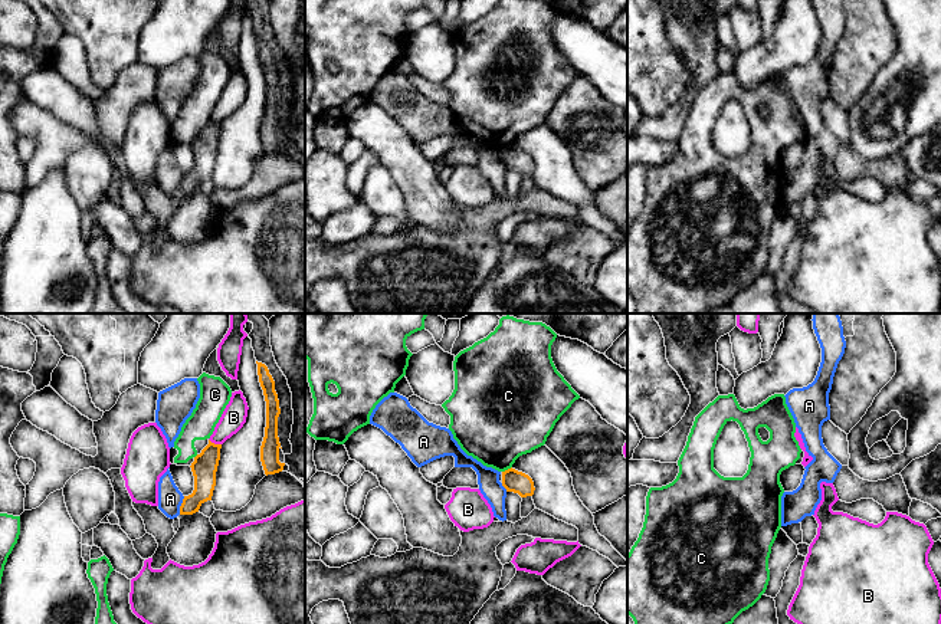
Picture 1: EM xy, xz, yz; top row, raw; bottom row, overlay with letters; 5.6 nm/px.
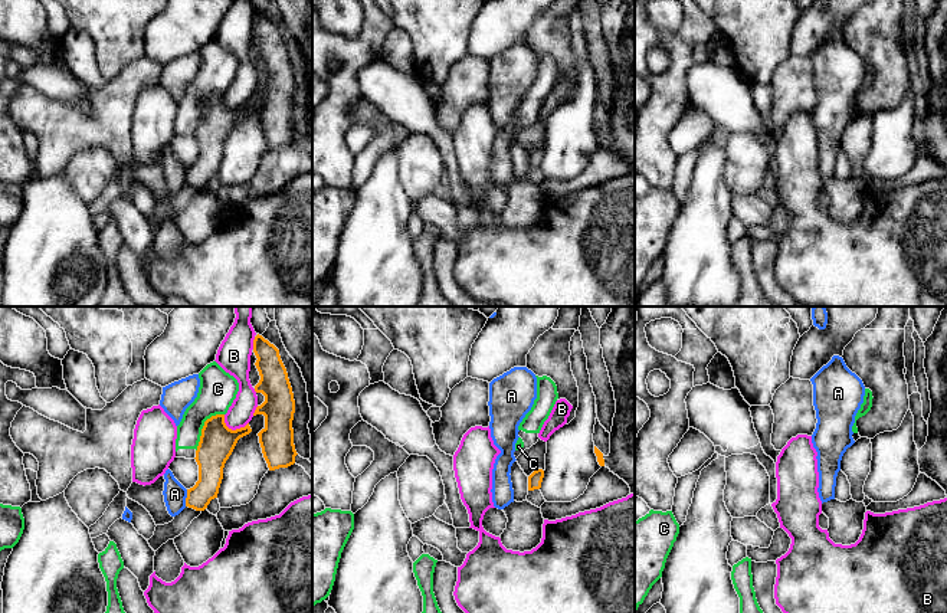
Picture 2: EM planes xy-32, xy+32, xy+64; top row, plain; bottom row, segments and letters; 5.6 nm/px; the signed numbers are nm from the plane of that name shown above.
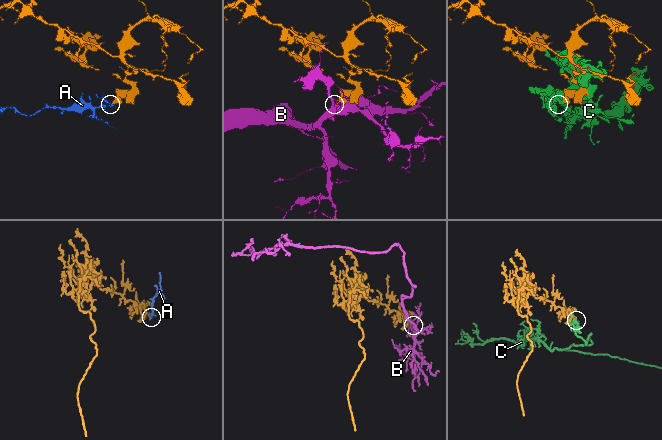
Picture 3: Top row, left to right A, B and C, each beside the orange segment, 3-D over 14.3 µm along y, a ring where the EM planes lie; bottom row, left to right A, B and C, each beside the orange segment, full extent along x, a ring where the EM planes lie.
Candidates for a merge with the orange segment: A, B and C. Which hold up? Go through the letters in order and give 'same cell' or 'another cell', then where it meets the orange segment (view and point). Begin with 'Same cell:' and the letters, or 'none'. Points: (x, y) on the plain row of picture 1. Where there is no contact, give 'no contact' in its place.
Same cell: none
A: another cell | xy (182, 183)
B: another cell | xy (213, 121)
C: another cell | xz (508, 147)

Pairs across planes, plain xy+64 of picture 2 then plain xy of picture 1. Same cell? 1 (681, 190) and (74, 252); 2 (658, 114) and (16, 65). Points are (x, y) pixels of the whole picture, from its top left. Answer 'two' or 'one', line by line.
1: two
2: one

